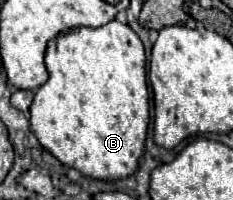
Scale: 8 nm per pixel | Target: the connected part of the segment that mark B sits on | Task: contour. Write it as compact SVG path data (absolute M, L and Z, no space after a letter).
M111 20L101 28L75 28L49 40L45 50L45 66L49 80L35 92L31 112L31 130L41 146L45 146L61 164L99 180L127 178L137 170L139 156L145 148L149 126L149 90L145 74L145 52L139 36L119 20Z

